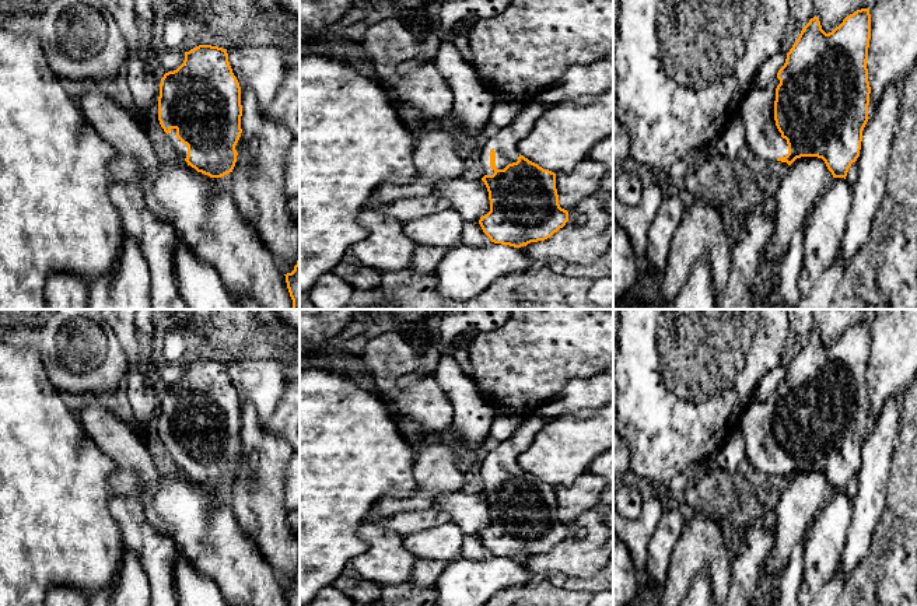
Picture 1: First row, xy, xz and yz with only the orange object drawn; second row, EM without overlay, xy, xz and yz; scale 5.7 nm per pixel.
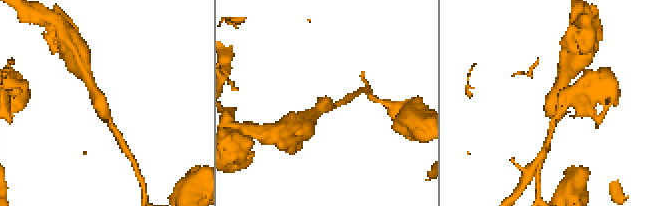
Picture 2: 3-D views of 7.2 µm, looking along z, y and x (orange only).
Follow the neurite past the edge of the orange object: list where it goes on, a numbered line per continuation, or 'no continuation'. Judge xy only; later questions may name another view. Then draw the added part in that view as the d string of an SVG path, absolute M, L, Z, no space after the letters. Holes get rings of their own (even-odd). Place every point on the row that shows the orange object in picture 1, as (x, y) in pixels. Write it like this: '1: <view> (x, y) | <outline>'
1: xy (179, 147) | M171 129L168 133L168 139L174 147L174 150L182 157L186 158L188 155L188 146L183 144L178 137L176 137L176 129Z

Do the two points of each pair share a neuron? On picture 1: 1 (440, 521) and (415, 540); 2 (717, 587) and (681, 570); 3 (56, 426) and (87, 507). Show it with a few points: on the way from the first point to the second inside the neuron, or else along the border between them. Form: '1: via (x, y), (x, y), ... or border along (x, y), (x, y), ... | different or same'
1: via (434, 526), (427, 533), (420, 535) | same
2: via (714, 575), (704, 567), (692, 567) | same
3: via (56, 445), (56, 476), (67, 487) | same

